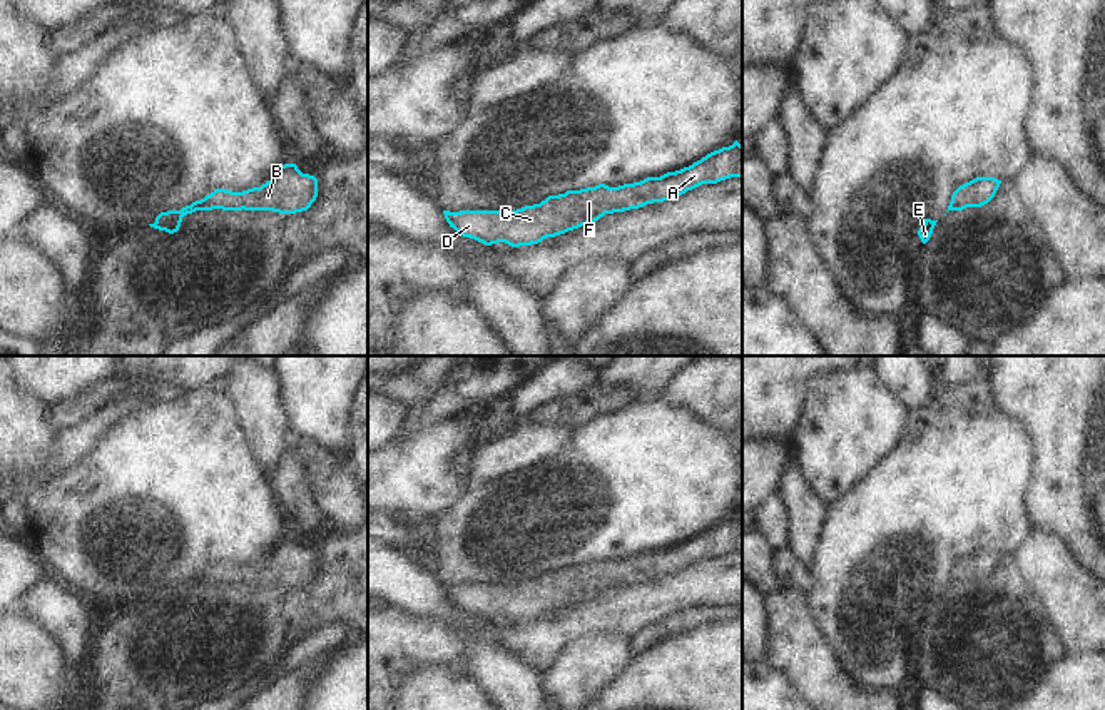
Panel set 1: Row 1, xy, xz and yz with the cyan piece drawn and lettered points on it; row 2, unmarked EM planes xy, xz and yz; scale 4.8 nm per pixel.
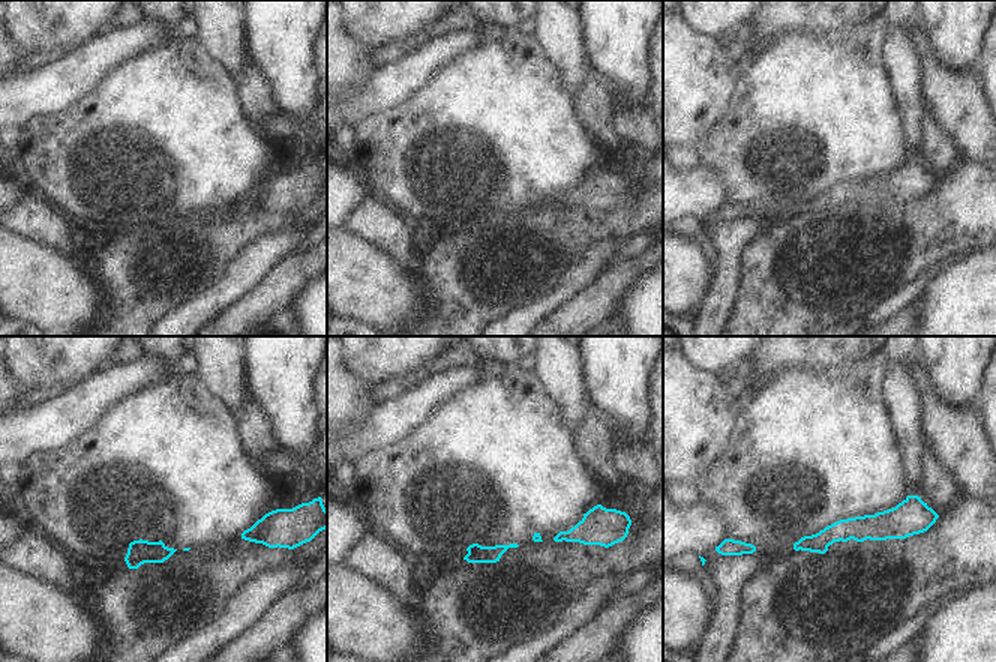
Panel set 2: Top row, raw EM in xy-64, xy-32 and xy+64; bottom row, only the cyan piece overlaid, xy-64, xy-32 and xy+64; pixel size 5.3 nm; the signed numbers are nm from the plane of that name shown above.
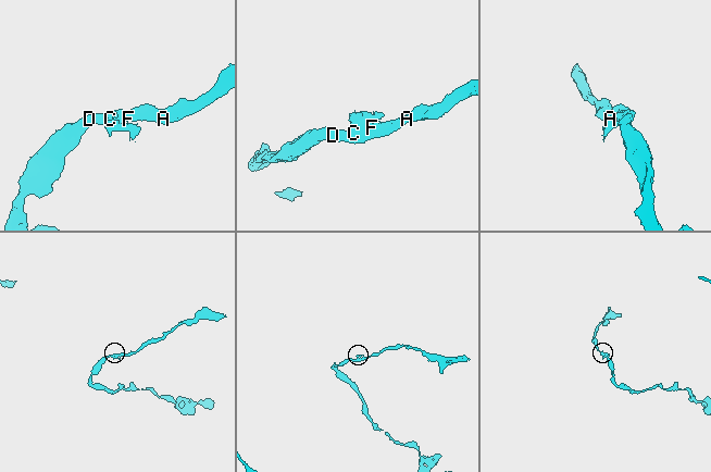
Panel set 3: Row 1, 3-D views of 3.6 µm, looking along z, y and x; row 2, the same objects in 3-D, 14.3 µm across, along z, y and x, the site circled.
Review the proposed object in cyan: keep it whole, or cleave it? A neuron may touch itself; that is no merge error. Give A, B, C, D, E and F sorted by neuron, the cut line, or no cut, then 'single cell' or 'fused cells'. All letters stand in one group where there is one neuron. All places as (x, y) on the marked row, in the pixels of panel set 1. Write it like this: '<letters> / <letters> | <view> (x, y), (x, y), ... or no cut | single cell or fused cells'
A B C D F / E | xy (198, 201), (214, 207), (238, 206), (241, 209) | fused cells

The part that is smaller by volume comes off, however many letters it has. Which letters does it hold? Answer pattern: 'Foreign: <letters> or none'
Foreign: E

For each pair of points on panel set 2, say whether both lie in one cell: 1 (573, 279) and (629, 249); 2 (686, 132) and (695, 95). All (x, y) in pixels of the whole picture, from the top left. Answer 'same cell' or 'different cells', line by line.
1: different cells
2: same cell

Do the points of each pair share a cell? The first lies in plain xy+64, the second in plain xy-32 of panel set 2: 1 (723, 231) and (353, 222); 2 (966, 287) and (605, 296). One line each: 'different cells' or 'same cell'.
1: same cell
2: different cells

